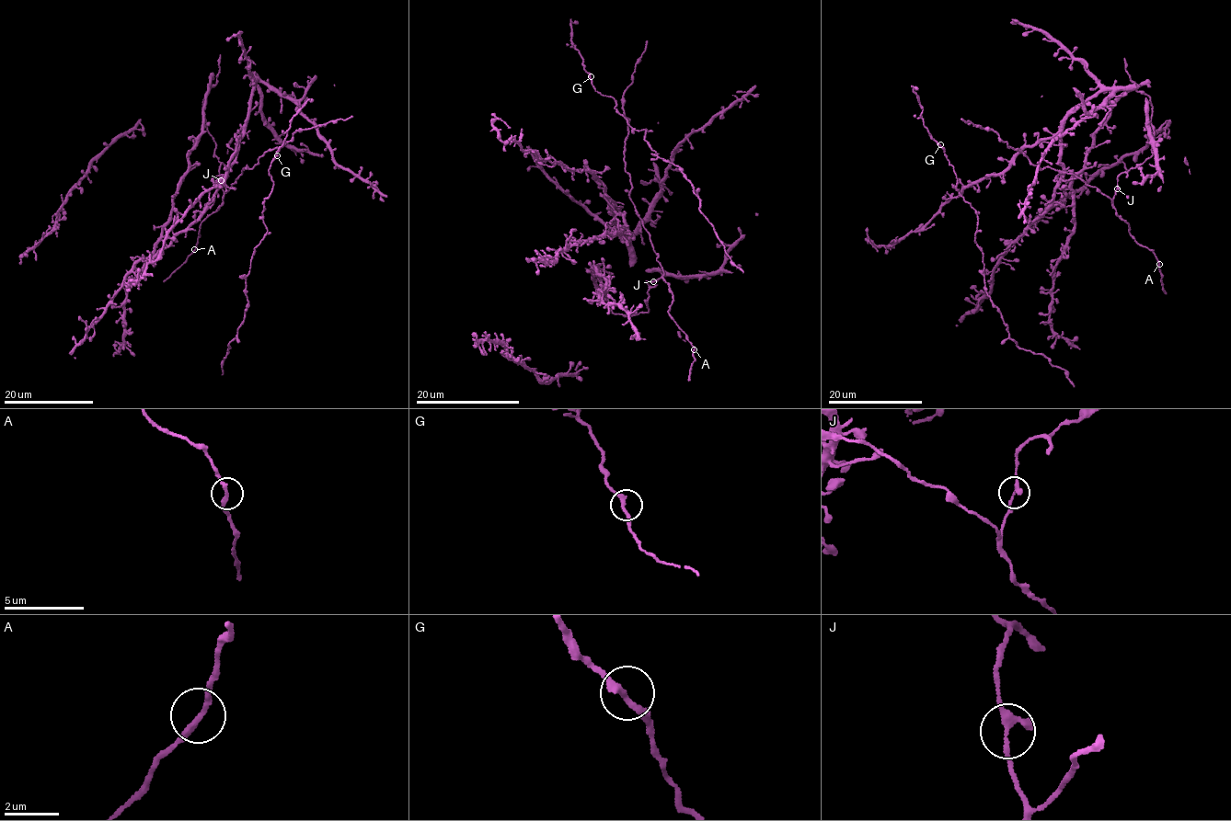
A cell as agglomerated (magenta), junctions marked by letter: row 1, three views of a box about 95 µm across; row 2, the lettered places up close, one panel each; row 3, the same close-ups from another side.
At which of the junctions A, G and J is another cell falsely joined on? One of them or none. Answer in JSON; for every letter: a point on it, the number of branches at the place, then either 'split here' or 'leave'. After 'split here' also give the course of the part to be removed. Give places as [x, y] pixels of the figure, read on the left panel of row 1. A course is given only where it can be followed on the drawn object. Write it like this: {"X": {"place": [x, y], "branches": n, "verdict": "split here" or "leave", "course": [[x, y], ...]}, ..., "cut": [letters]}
{"A": {"place": [194, 249], "branches": 2, "verdict": "leave"}, "G": {"place": [277, 155], "branches": 2, "verdict": "leave"}, "J": {"place": [221, 180], "branches": 2, "verdict": "leave"}, "cut": []}

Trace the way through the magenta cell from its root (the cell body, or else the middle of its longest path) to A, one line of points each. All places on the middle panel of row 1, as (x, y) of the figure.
A: (654, 281), (660, 278), (668, 282), (673, 300), (668, 313), (694, 349)

